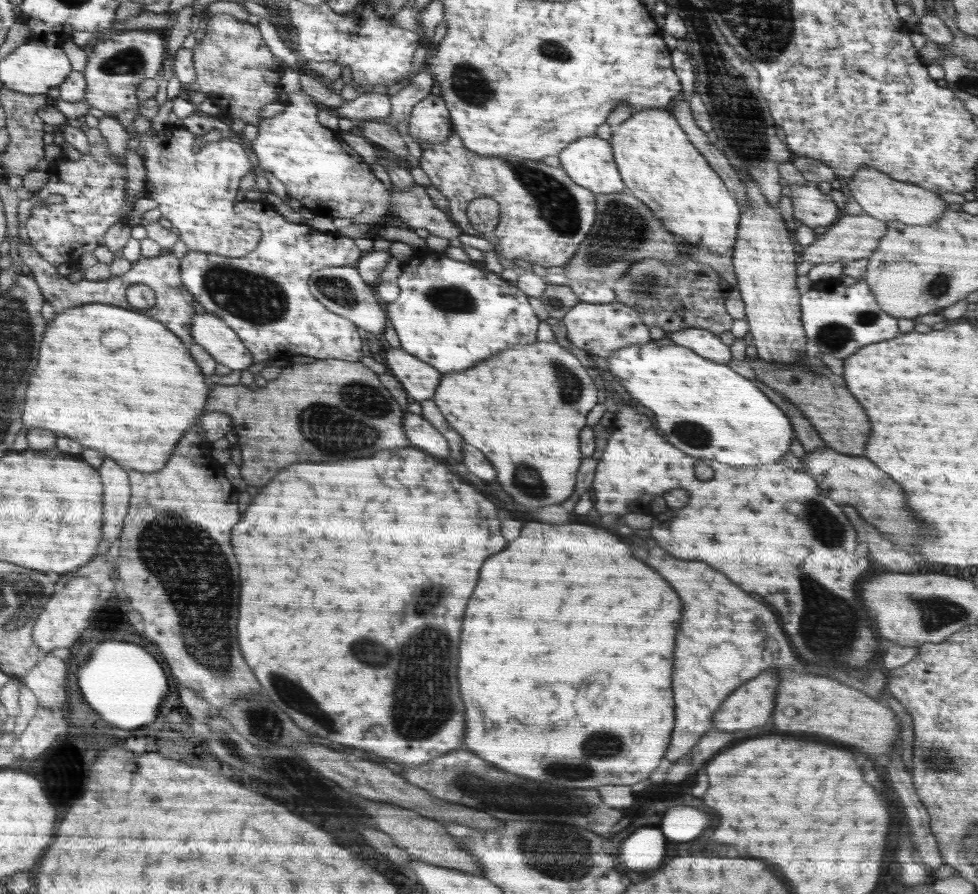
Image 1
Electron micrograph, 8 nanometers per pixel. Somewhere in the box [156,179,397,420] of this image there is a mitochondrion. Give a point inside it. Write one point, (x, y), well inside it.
(257, 300)

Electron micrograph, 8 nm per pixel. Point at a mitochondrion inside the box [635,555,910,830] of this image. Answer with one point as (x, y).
(830, 628)

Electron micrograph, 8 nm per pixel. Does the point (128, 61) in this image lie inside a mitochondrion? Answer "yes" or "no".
yes

